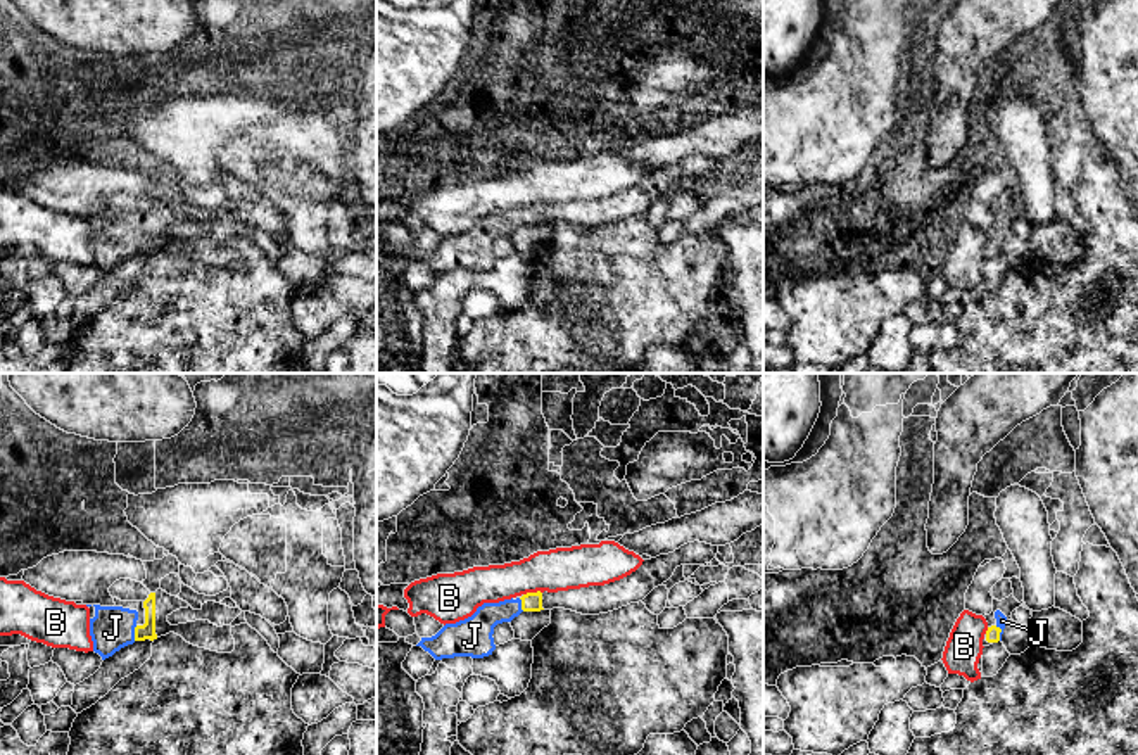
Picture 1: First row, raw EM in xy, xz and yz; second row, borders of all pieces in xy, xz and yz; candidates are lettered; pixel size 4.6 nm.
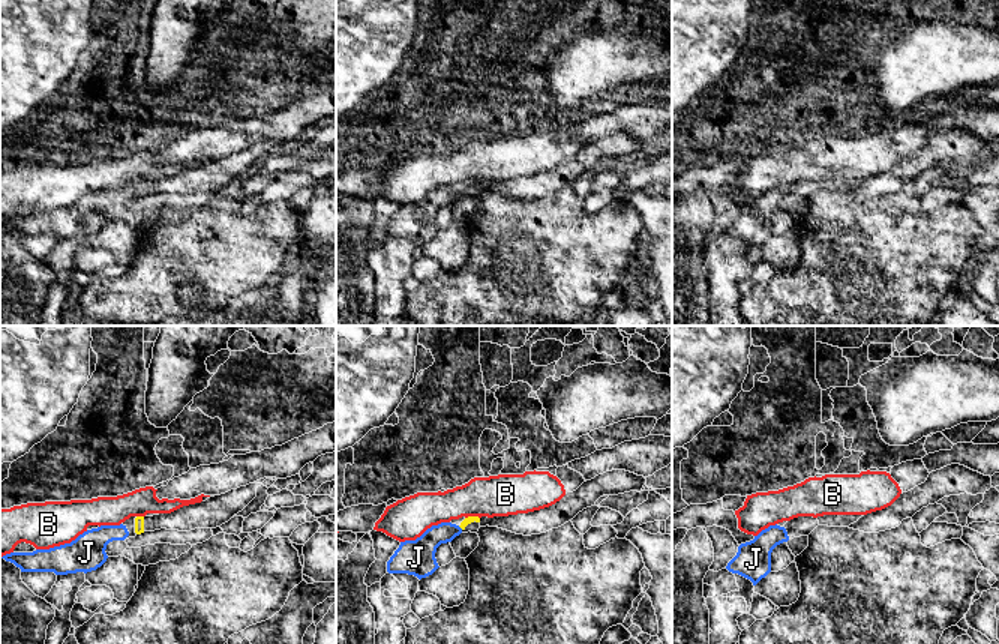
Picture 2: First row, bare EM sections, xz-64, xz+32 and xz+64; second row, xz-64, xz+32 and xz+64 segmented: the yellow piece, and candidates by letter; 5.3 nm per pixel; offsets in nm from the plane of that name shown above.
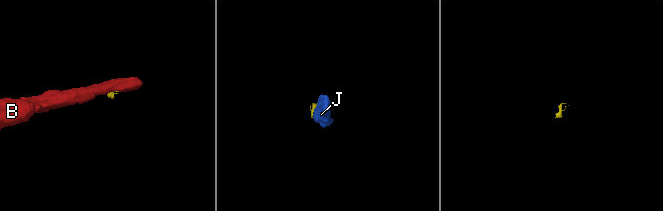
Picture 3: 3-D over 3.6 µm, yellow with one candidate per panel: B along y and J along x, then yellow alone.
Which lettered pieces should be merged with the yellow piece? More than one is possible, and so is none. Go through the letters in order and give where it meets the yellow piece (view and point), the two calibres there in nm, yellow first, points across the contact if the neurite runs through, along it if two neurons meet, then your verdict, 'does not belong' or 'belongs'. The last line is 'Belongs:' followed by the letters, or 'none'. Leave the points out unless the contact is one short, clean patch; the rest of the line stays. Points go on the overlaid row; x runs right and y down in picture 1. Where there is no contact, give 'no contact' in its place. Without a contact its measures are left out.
B: contact xz (532, 593); calibres 100 and 200 nm; does not belong
J: contact yz (1000, 631); calibres 60 and 50 nm; way yz (993, 633), (1000, 631), (1000, 619); belongs
Belongs: J

